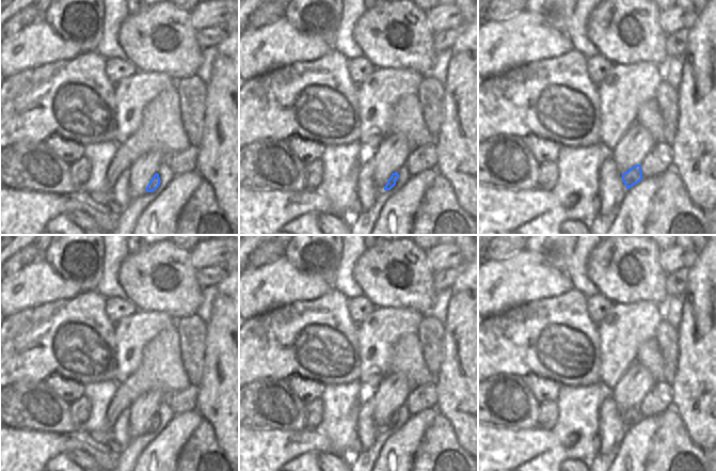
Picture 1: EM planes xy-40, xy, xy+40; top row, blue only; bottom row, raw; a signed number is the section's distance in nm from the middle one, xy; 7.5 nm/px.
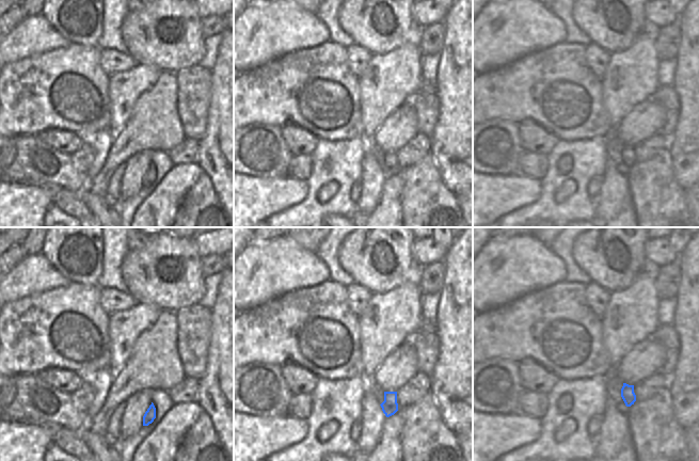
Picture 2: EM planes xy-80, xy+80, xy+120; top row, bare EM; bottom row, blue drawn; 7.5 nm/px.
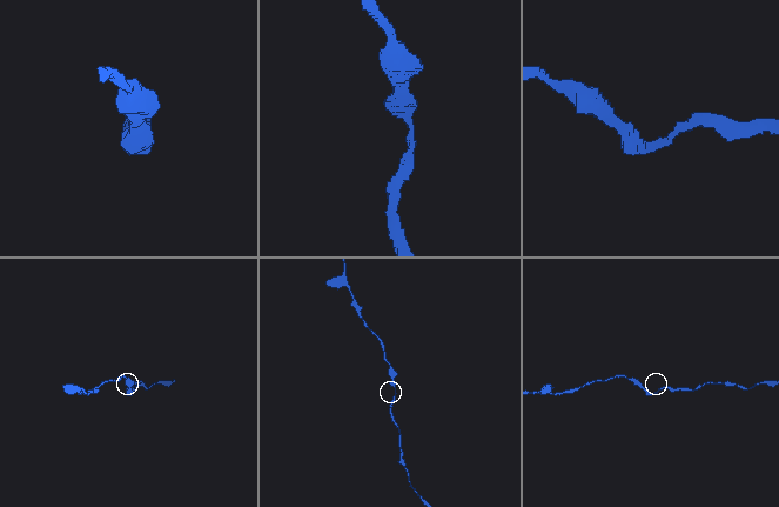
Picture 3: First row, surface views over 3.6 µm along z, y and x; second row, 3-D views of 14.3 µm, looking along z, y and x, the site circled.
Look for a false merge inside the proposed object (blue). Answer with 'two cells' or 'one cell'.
one cell

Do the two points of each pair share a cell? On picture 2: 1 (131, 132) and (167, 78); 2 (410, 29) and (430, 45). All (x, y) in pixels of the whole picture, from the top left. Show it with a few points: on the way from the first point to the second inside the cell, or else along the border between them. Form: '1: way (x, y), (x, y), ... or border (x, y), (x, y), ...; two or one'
1: way (145, 118), (158, 106), (164, 92); one
2: border (423, 27), (417, 45); two

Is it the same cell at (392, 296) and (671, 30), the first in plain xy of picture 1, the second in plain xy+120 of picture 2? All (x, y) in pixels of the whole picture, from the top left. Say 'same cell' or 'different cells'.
different cells

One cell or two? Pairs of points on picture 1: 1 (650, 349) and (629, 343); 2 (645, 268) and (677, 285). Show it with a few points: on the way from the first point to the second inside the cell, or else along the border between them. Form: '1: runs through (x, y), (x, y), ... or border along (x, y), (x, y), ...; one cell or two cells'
1: border along (653, 336), (648, 339), (637, 349), (635, 360); two cells
2: border along (666, 273), (665, 291), (668, 297); two cells

